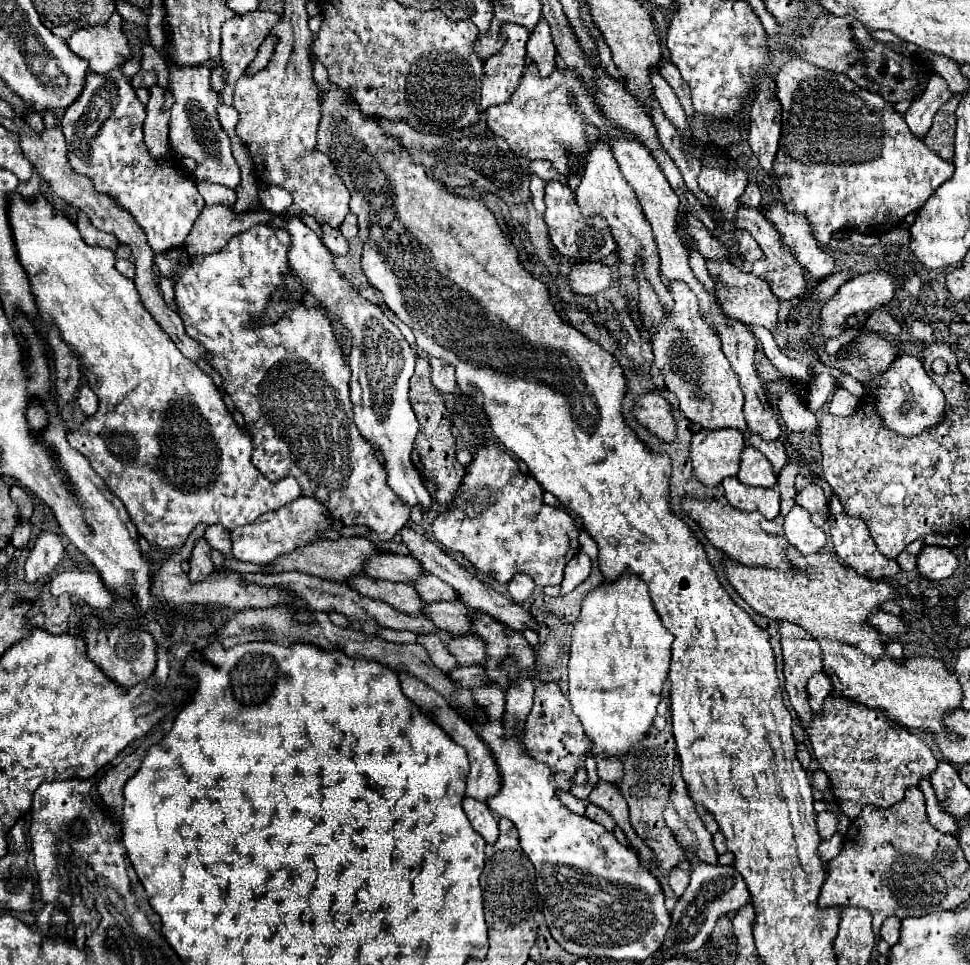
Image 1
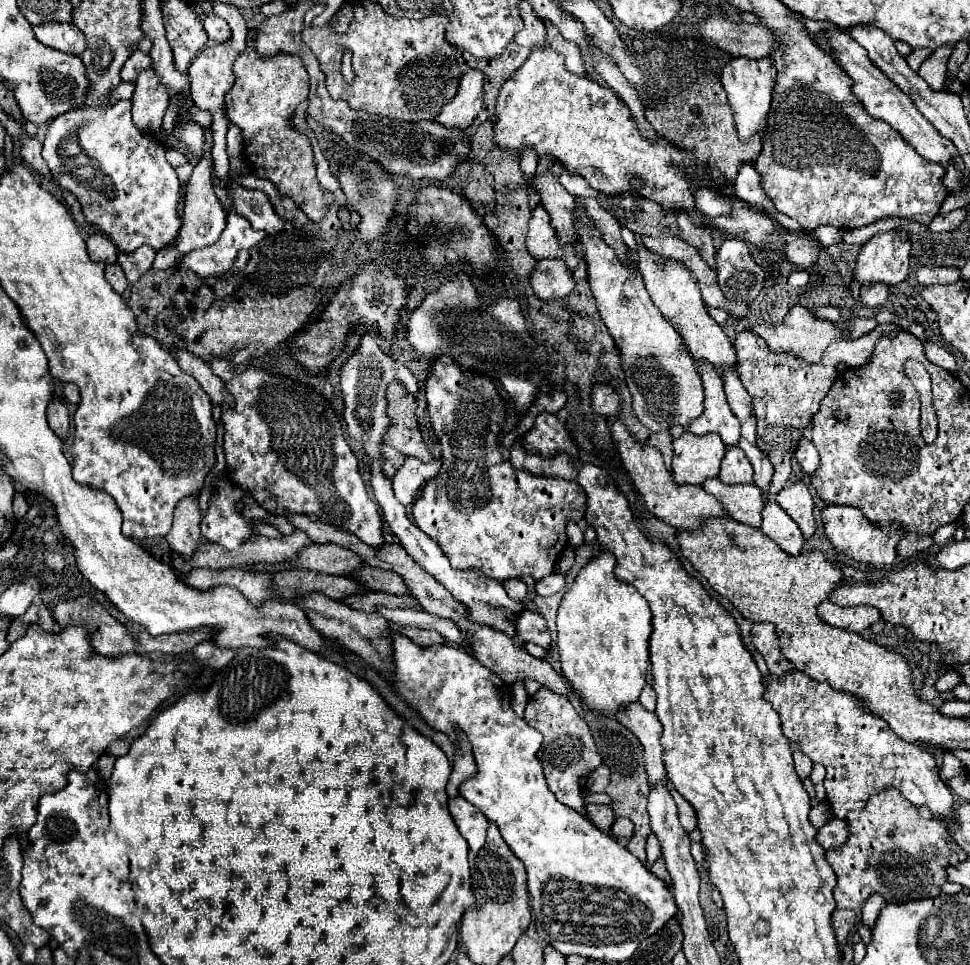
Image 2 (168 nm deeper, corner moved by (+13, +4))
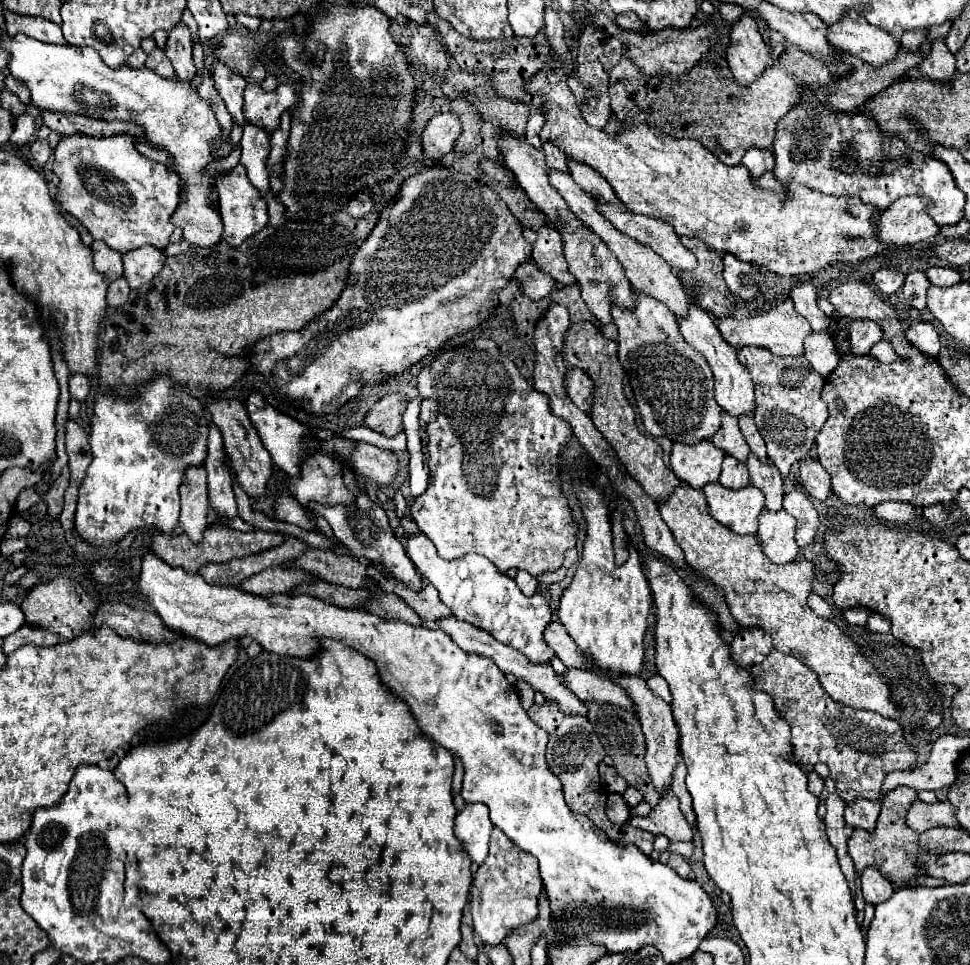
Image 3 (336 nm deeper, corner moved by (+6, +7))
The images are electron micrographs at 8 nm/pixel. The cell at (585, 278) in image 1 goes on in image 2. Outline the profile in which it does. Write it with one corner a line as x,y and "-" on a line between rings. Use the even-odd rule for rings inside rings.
538,260
530,272
530,286
540,300
564,298
574,290
572,274
562,260

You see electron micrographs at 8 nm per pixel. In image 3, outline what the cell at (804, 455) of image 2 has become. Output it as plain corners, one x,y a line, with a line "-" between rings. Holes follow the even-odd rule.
807,459
801,463
801,483
805,491
823,501
831,493
831,483
829,483
829,473
823,469
823,465
817,459

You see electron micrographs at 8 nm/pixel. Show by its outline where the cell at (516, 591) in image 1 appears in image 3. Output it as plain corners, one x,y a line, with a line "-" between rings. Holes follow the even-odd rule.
519,571
517,577
515,577
515,581
517,581
519,589
521,589
527,597
531,597
531,595
537,591
537,579
531,577
527,571

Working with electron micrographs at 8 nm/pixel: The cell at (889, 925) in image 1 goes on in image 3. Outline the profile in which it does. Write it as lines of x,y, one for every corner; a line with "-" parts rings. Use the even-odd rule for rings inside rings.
869,867
861,875
861,891
863,891
863,899
869,905
879,905
891,897
893,887
885,877
881,877
881,873
877,873
877,869

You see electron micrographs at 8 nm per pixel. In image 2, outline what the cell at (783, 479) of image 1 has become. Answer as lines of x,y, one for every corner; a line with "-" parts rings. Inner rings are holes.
882,324
872,330
870,334
858,338
858,340
848,340
840,338
836,344
832,344
820,362
808,364
802,358
790,356
790,354
774,354
770,352
768,344
752,334
750,330
738,332
734,340
734,350
738,354
738,374
752,398
752,408
756,416
756,446
770,458
774,466
774,478
768,490
768,500
774,500
776,494
784,488
786,480
790,478
792,472
792,458
798,448
798,442
802,438
802,430
810,424
812,416
820,408
820,400
824,394
830,390
832,382
836,380
836,364
844,362
846,366
860,366
866,364
872,356
872,350
876,342
884,336

